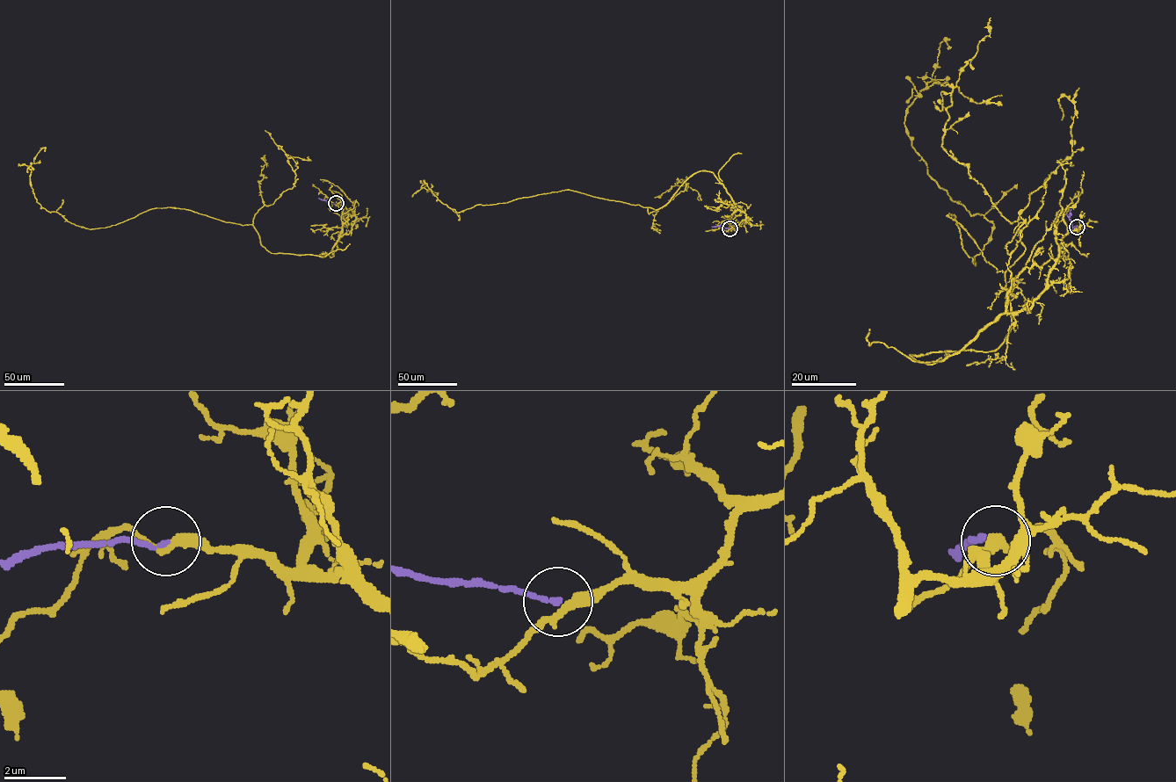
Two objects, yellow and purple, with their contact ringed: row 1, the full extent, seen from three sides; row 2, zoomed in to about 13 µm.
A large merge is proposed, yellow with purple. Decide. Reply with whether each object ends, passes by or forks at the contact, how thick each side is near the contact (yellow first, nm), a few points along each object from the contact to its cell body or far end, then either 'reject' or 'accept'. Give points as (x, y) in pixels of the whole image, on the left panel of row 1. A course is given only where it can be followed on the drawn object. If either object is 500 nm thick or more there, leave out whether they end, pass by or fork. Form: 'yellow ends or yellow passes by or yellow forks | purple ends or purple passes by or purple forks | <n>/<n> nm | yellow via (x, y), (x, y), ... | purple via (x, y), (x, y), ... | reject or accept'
yellow passes by | purple ends | 300/150 nm | yellow via (336, 203), (356, 219), (323, 257), (176, 207), (88, 229), (37, 201), (39, 148) | purple via (336, 203), (329, 204), (318, 198) | reject

